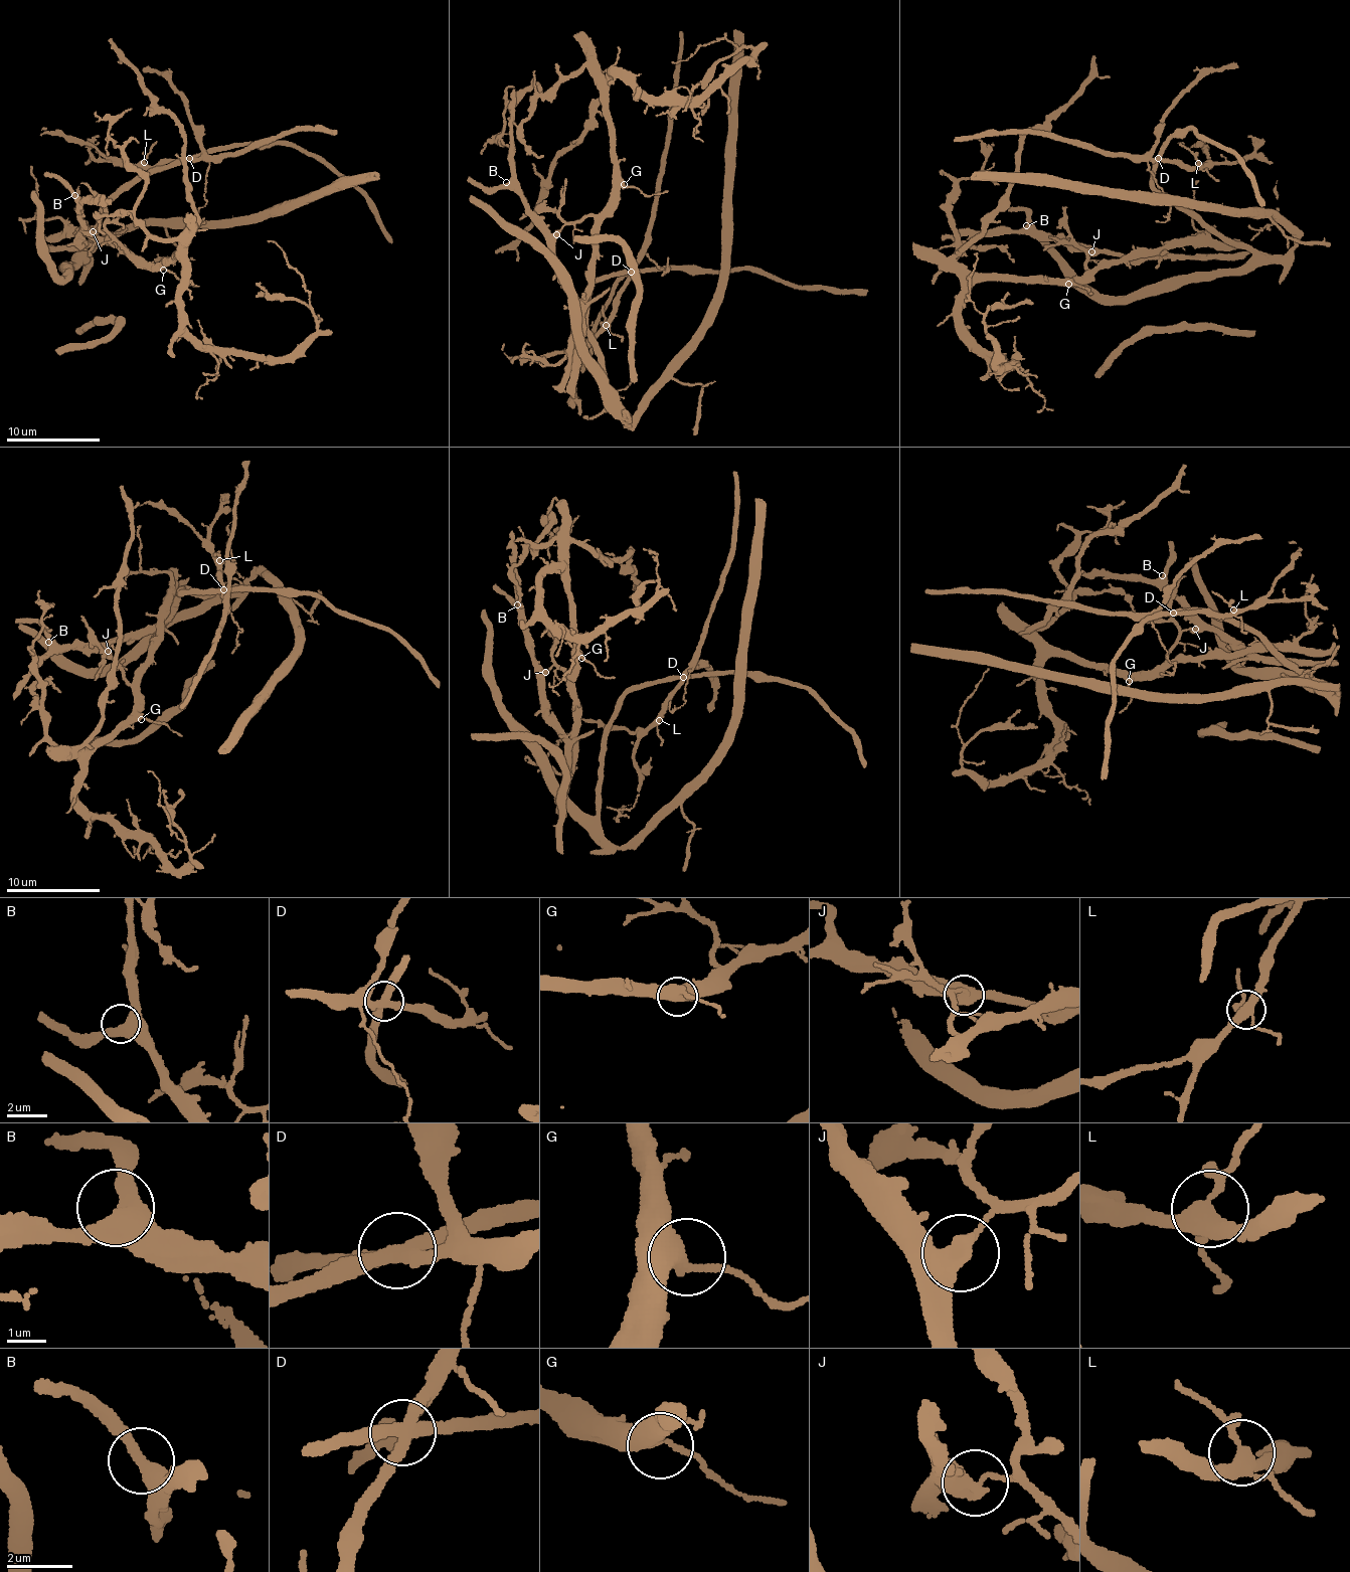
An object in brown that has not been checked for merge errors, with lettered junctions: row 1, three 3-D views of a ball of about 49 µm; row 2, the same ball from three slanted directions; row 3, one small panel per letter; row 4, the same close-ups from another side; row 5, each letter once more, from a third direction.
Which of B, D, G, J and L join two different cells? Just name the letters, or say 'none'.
D, J

